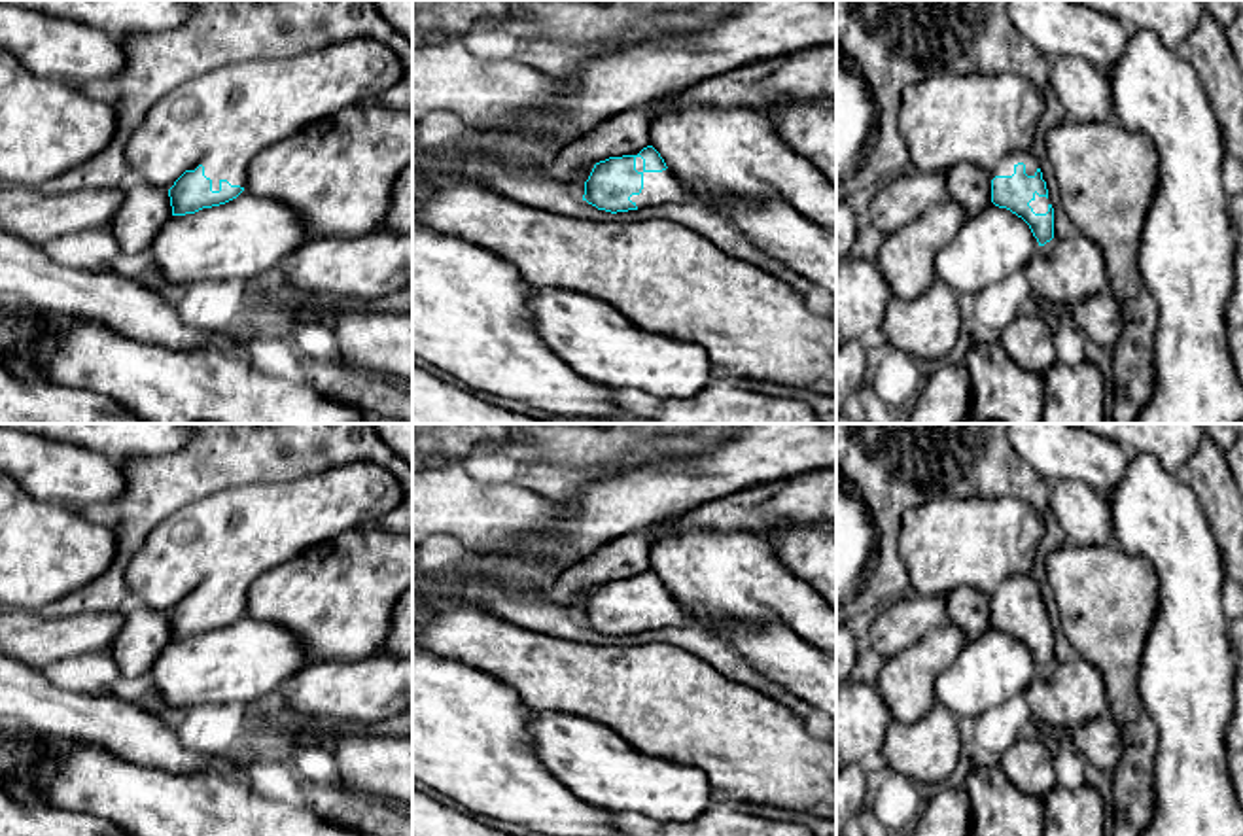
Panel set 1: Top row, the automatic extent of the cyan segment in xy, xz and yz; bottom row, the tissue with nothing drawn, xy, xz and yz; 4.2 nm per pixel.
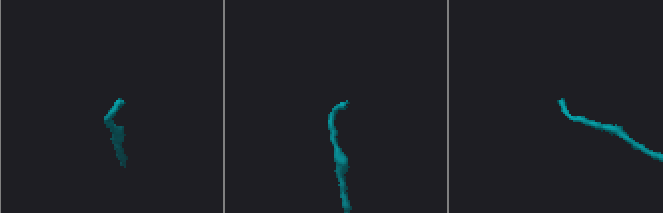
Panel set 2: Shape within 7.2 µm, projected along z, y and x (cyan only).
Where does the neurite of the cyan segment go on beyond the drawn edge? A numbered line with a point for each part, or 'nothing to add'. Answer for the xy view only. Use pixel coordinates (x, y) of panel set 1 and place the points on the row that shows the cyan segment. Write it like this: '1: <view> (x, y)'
1: xy (222, 120)

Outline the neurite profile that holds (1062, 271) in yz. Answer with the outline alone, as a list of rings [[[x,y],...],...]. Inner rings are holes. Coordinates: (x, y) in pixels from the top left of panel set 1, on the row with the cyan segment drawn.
[[[1078,229],[1041,246],[1024,269],[1029,293],[1069,308],[1067,320],[1086,339],[1112,348],[1122,333],[1122,314],[1111,293],[1107,265],[1095,240]]]

